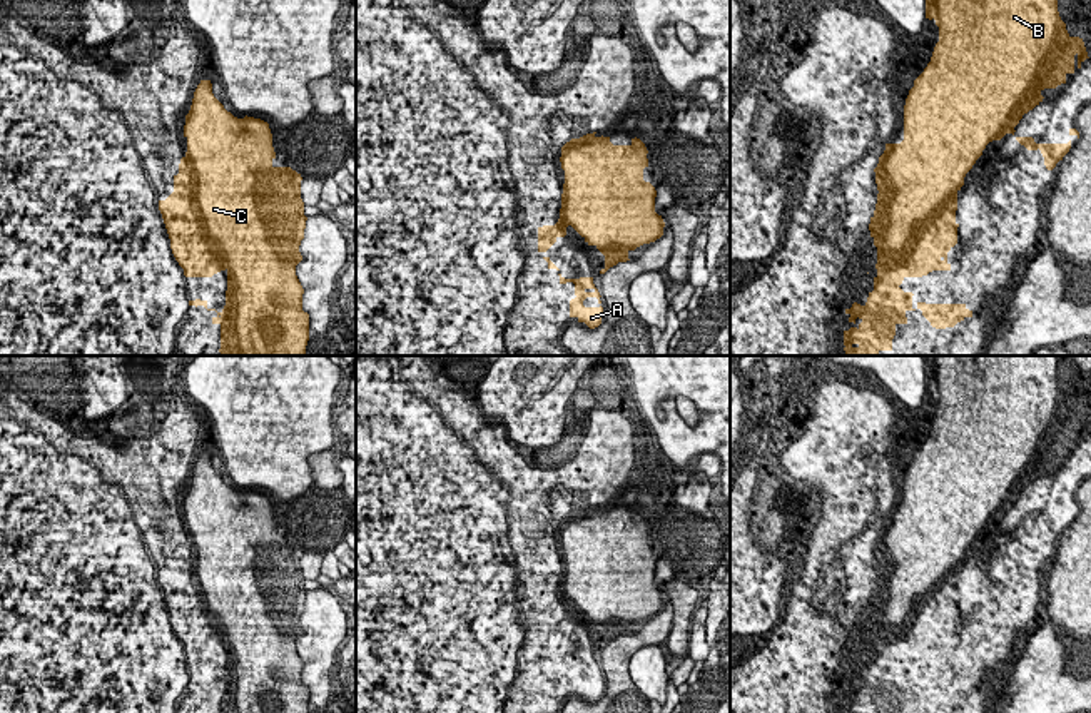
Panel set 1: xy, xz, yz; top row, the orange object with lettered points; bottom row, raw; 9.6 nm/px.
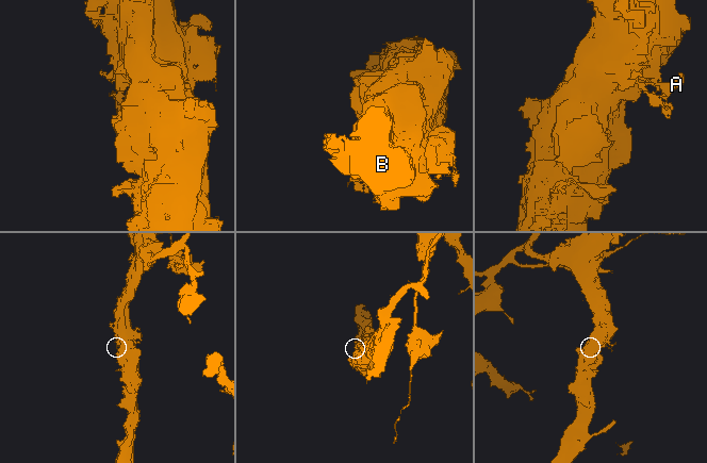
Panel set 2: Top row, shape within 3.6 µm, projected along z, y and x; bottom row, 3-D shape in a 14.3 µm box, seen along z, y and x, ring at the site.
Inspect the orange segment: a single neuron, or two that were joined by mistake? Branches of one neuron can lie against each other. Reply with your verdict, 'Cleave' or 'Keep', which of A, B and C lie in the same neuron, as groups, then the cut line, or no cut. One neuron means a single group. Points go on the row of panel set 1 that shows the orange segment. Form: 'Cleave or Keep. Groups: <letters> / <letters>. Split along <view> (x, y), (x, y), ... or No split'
Keep. Groups: A B C. No split

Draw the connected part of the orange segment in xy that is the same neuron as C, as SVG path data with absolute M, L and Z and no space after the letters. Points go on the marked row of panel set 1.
M200 80L185 115L187 152L174 175L174 192L159 200L170 249L185 277L212 277L227 272L226 306L212 324L221 326L221 356L304 356L309 341L309 314L302 311L304 289L296 276L307 217L301 199L301 174L274 167L276 152L269 124L237 119L214 97L211 80Z

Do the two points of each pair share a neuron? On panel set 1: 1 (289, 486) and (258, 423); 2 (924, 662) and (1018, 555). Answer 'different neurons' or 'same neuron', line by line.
1: same neuron
2: same neuron

